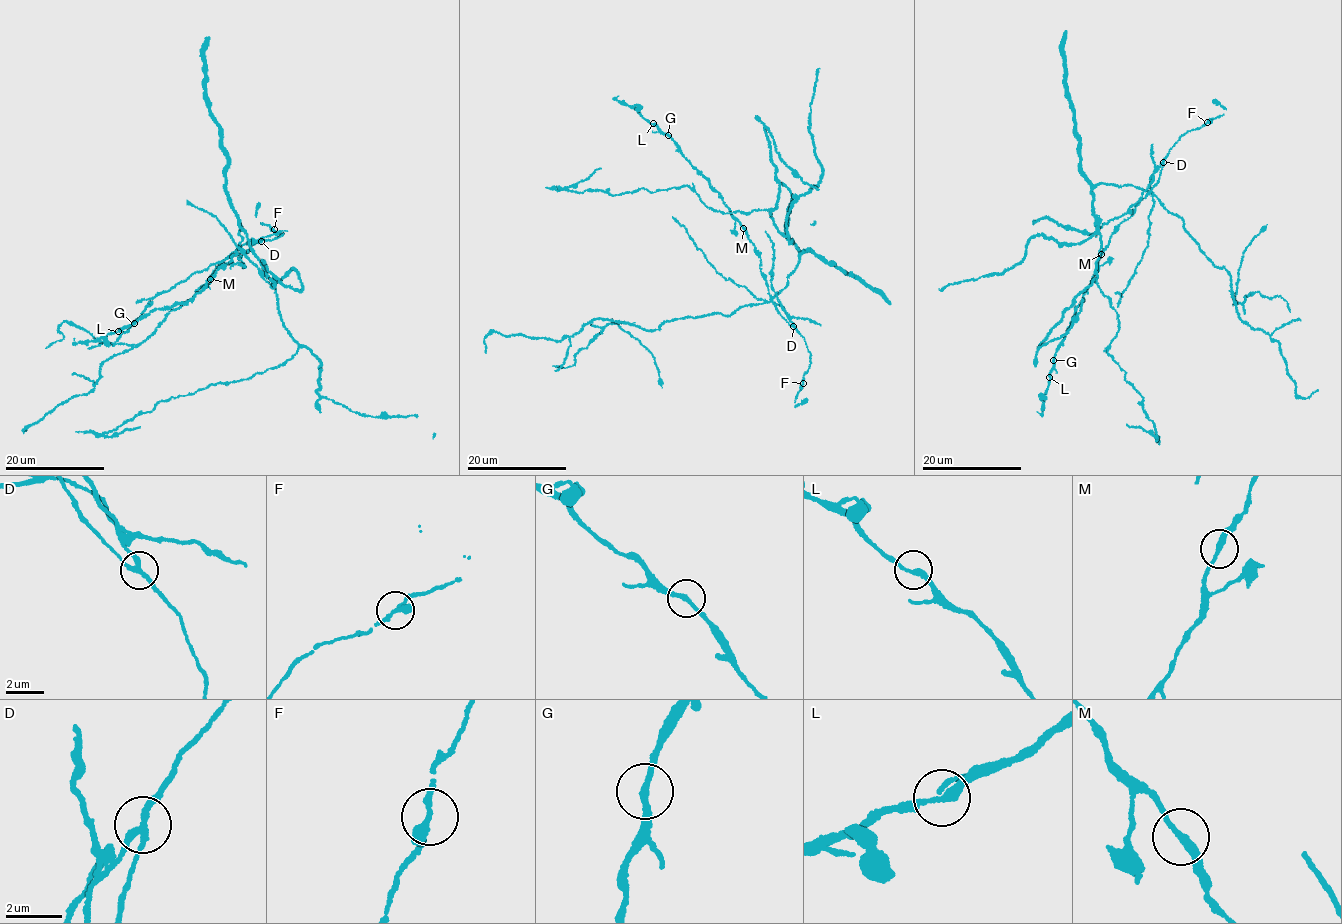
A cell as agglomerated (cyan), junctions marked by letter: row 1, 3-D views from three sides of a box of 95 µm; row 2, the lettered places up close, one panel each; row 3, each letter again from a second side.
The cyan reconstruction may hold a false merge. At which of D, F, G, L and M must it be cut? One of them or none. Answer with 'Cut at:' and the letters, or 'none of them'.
Cut at: D

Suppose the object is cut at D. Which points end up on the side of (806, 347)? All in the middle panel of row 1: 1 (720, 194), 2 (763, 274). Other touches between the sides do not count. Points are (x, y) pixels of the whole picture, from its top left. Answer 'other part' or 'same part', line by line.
1: same part
2: same part

